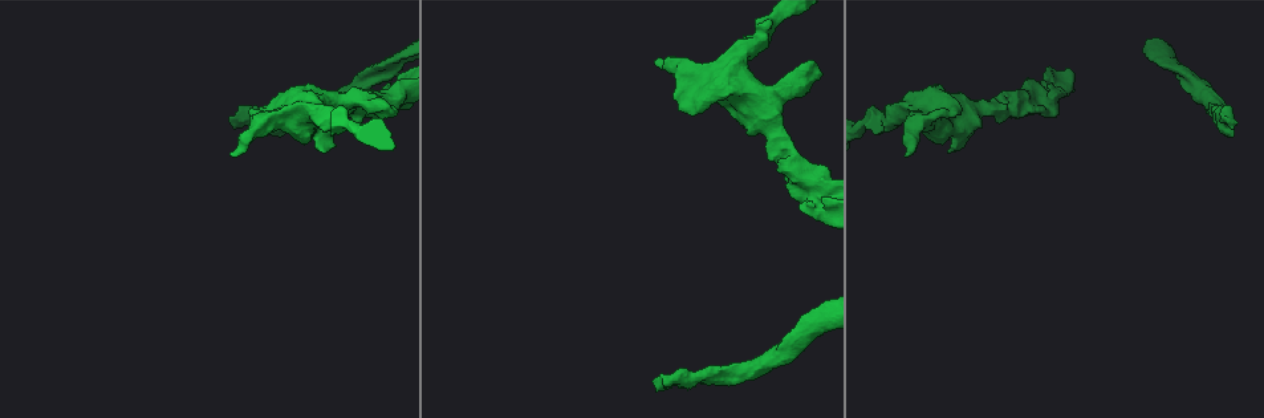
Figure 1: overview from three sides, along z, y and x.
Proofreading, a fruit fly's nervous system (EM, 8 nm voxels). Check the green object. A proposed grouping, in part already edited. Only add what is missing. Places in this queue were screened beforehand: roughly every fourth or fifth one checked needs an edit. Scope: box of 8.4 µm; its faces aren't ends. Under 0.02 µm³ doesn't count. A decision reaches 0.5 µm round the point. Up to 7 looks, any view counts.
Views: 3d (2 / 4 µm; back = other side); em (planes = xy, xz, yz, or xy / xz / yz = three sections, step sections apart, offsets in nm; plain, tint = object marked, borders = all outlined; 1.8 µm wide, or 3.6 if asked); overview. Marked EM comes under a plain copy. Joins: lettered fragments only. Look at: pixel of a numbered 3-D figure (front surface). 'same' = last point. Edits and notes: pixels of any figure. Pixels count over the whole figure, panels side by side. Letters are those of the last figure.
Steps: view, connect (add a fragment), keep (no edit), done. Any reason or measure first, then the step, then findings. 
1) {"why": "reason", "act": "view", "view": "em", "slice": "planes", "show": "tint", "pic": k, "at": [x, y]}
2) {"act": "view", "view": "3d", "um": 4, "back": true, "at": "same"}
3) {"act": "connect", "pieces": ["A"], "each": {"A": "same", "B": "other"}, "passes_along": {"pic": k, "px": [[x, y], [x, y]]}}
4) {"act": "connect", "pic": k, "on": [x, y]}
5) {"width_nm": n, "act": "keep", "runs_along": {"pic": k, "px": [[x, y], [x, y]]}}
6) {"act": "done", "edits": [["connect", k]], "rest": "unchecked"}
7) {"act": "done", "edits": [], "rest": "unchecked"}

{"why": "branch stops here", "act": "view", "view": "em", "slice": "planes", "show": "borders", "pic": 1, "at": [1224, 118]}

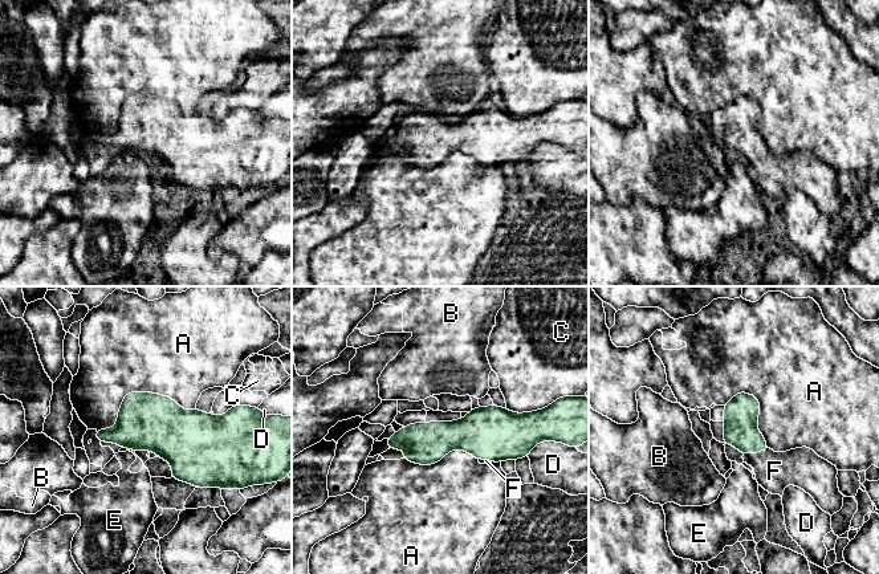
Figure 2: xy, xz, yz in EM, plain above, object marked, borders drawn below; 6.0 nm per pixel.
{"act": "connect", "pieces": ["F"], "each": {"A": "other", "B": "other", "C": "other", "D": "other", "E": "other", "F": "same"}, "passes_along": {"pic": 2, "px": [[741, 414], [756, 452], [774, 471]]}, "found": "it goes on there"}

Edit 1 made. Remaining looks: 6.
{"why": "free end", "act": "view", "view": "em", "slice": "planes", "show": "borders", "pic": 1, "at": [657, 61]}

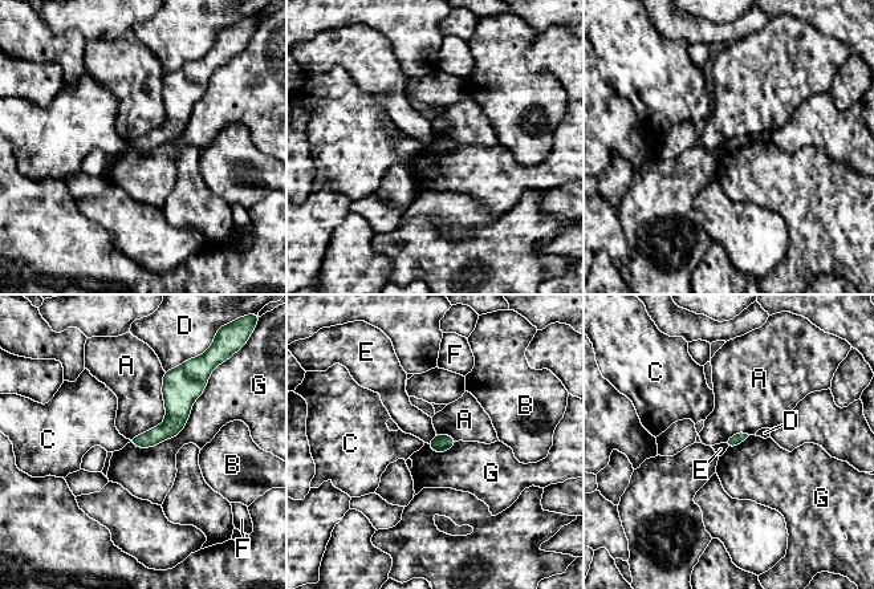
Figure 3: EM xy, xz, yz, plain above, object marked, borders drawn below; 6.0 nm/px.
{"act": "keep", "each": {"A": "other", "B": "other", "C": "other", "D": "other", "E": "other", "F": "other", "G": "other"}, "found": "no lettered fragment goes on from it"}

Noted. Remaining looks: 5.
{"why": "thick end", "act": "view", "view": "3d", "um": 2, "pic": 1, "at": [816, 64]}

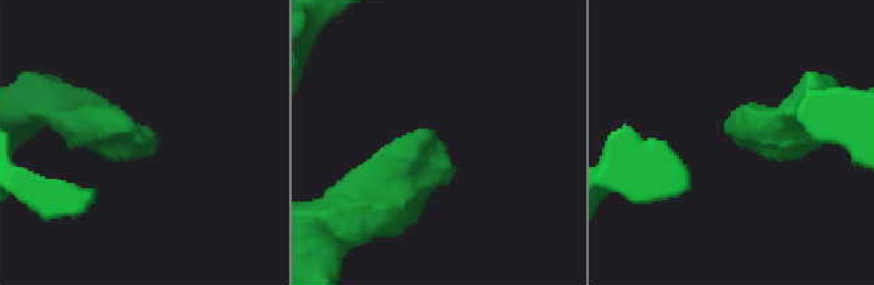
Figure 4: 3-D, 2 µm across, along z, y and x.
{"why": "now the EM", "act": "view", "view": "em", "slice": "planes", "show": "borders", "pic": 4, "at": [440, 146]}

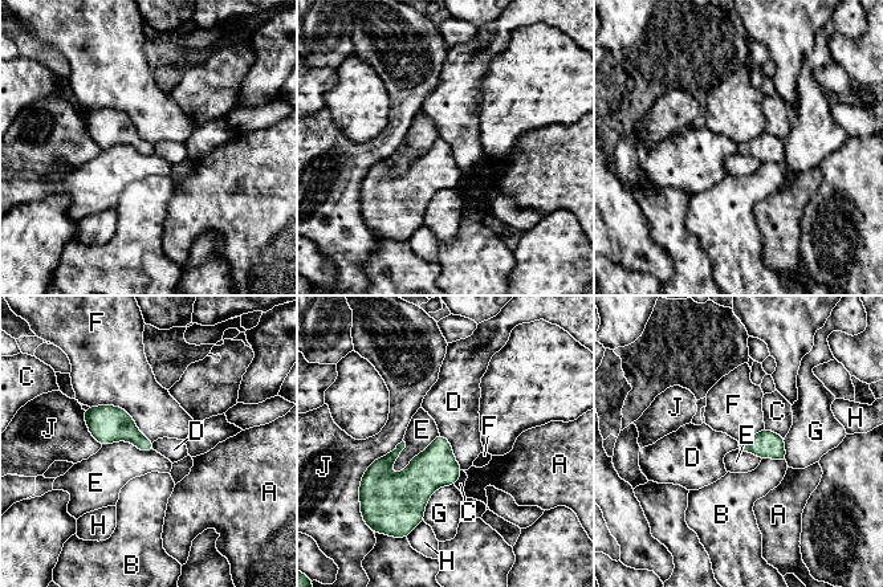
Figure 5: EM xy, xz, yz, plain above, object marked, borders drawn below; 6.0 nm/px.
{"act": "keep", "each": {"A": "other", "B": "other", "C": "other", "D": "other", "E": "other", "F": "other", "G": "other", "H": "other", "J": "other"}, "found": "no lettered fragment goes on from it"}

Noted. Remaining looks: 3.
{"act": "done", "edits": [["connect", 2]], "rest": "unchecked"}

